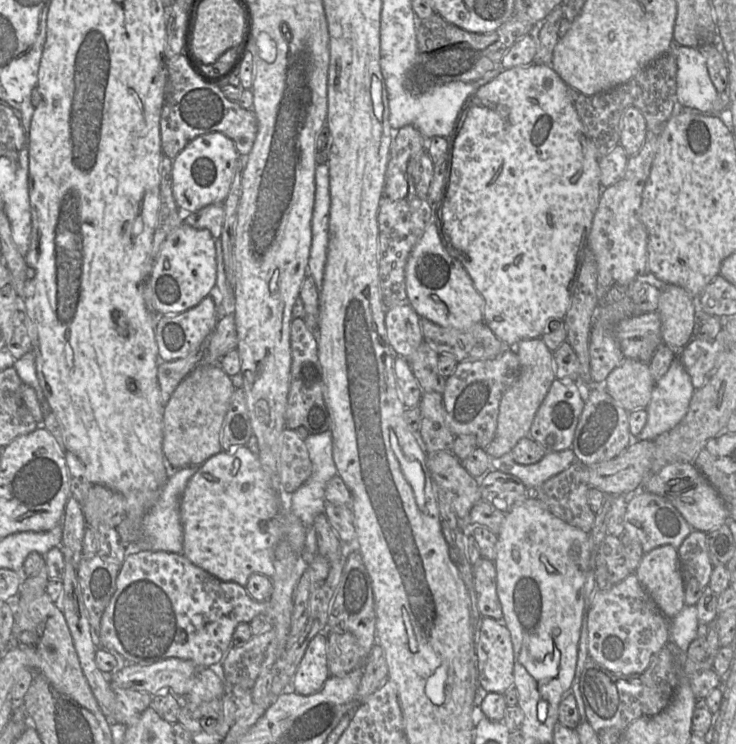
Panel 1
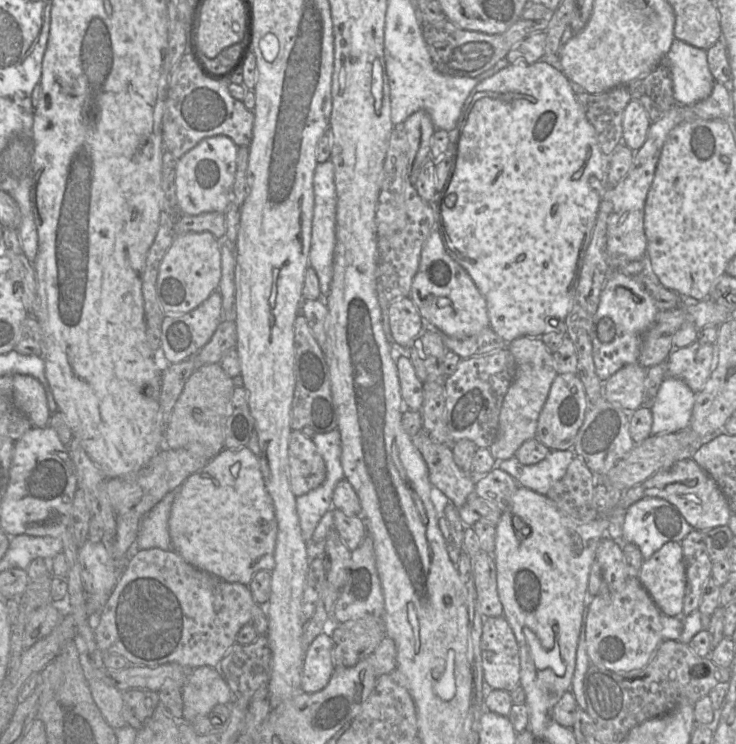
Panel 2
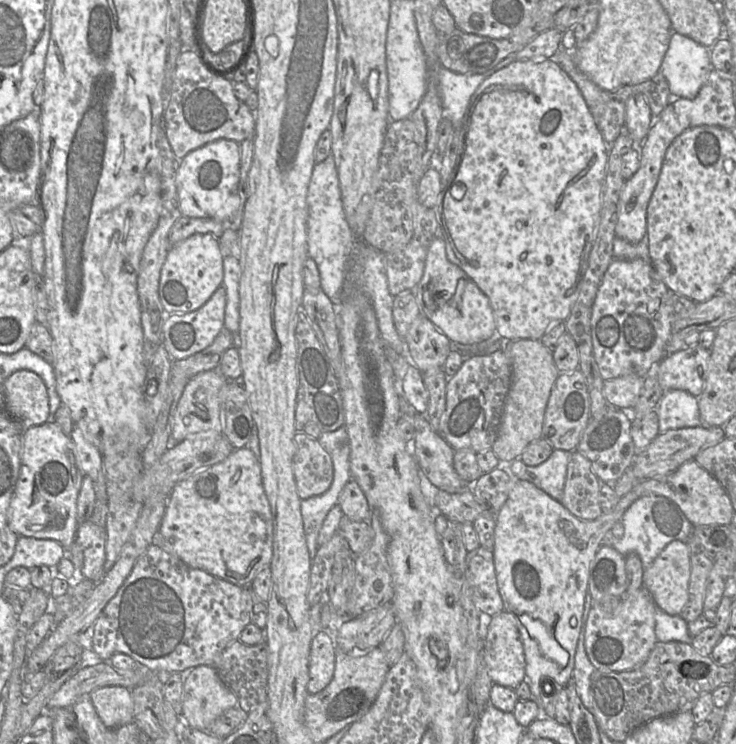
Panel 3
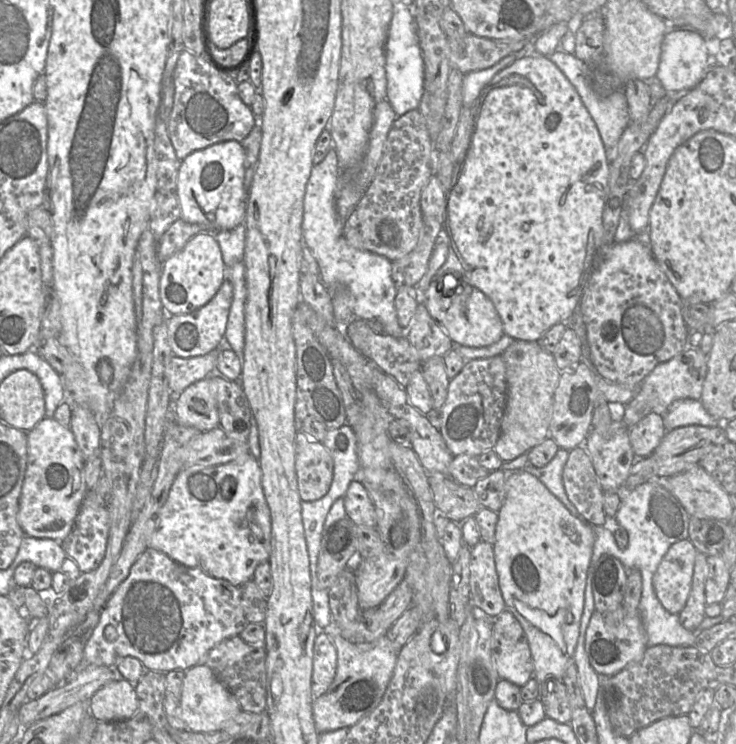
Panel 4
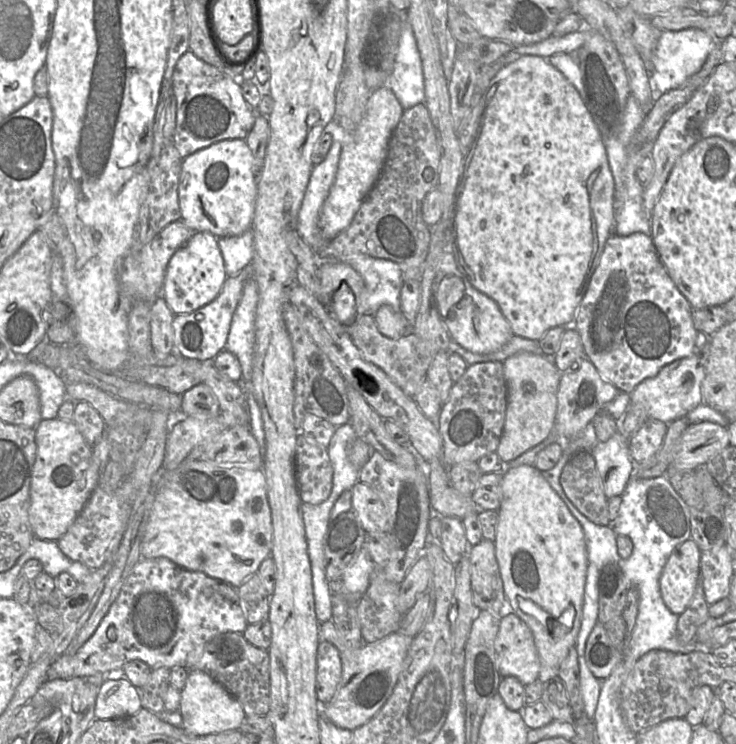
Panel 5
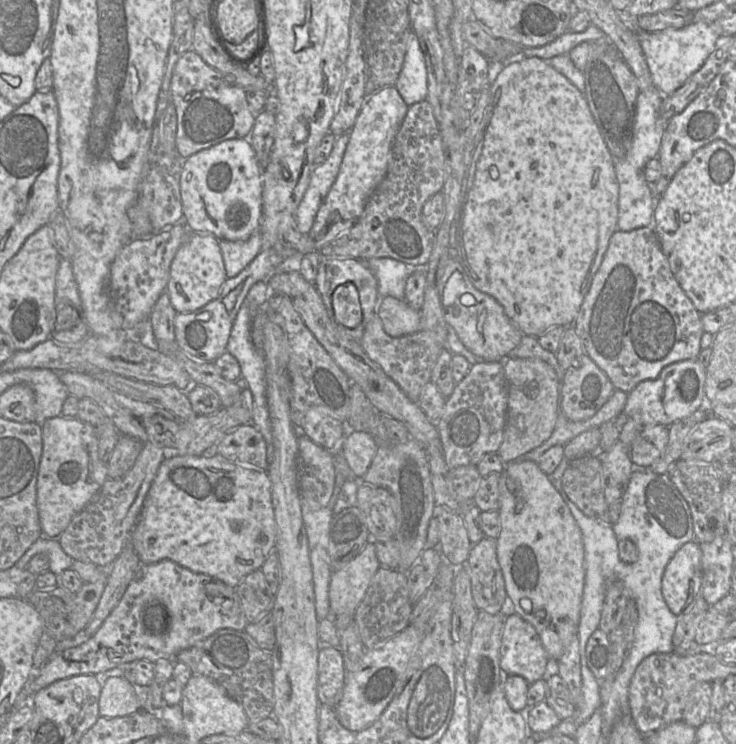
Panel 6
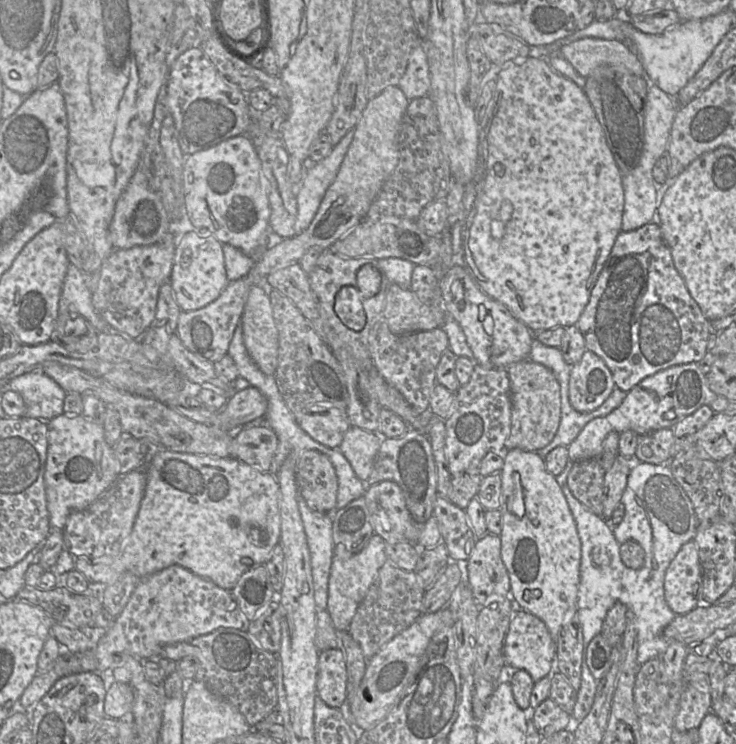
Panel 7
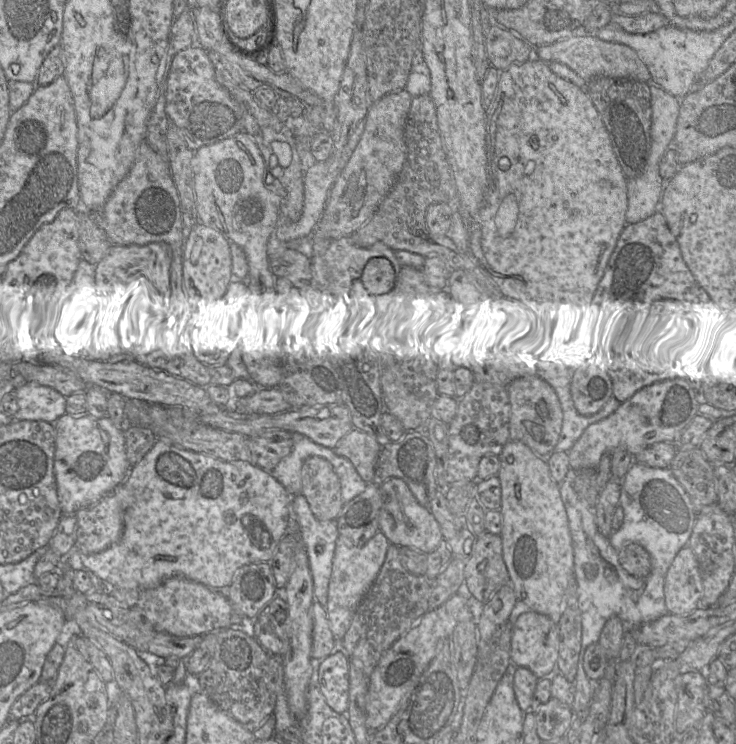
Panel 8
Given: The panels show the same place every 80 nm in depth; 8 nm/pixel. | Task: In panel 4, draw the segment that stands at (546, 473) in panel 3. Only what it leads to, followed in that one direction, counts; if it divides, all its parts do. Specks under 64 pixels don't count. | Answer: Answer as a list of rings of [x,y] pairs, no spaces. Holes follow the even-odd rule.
[[[559,448],[554,458],[546,466],[536,468],[528,463],[523,470],[537,477],[569,510],[569,507],[575,506],[568,499],[562,480],[562,473],[568,455],[569,451]]]

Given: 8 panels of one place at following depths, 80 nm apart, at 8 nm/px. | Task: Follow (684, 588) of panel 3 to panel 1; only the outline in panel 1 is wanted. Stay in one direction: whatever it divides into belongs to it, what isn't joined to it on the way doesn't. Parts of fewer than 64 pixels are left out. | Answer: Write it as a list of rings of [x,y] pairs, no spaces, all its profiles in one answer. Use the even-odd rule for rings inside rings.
[[[662,545],[644,554],[636,575],[667,618],[674,618],[686,605],[678,549]]]

